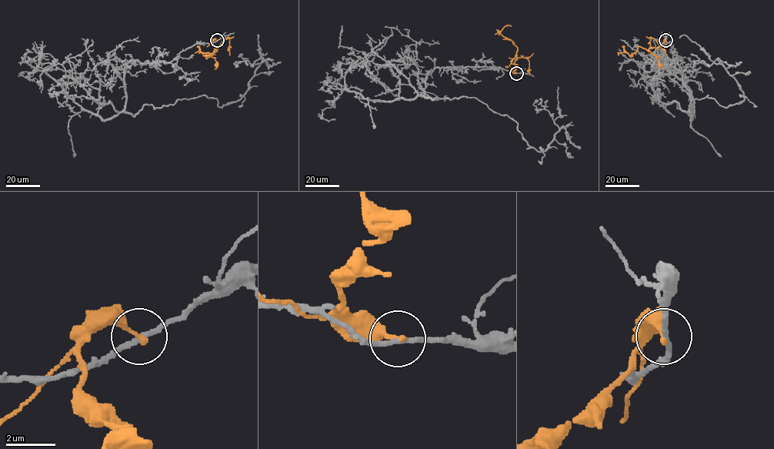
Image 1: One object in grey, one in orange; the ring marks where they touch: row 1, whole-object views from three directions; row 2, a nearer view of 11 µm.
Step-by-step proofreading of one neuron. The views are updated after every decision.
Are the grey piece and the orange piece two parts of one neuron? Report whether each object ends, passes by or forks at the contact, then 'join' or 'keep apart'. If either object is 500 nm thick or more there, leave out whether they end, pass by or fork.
grey passes by | orange ends | keep apart

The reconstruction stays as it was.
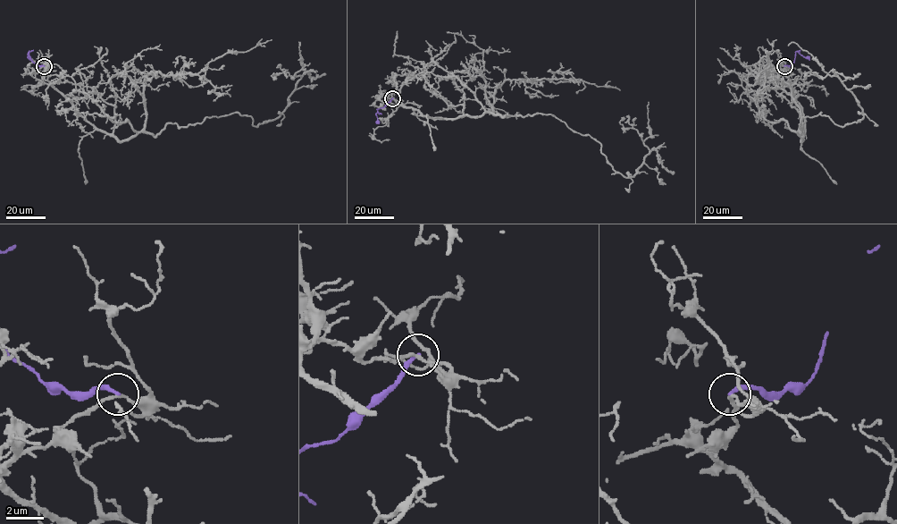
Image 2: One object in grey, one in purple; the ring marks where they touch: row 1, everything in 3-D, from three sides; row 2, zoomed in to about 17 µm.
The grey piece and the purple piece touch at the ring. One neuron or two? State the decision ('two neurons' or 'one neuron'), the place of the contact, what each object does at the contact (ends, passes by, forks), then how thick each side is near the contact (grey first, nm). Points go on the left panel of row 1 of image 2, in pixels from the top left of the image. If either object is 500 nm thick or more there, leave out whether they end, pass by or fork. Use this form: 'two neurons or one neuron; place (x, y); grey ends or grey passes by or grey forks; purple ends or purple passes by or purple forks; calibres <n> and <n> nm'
two neurons; place (44, 66); grey passes by; purple ends; calibres 150 and 200 nm

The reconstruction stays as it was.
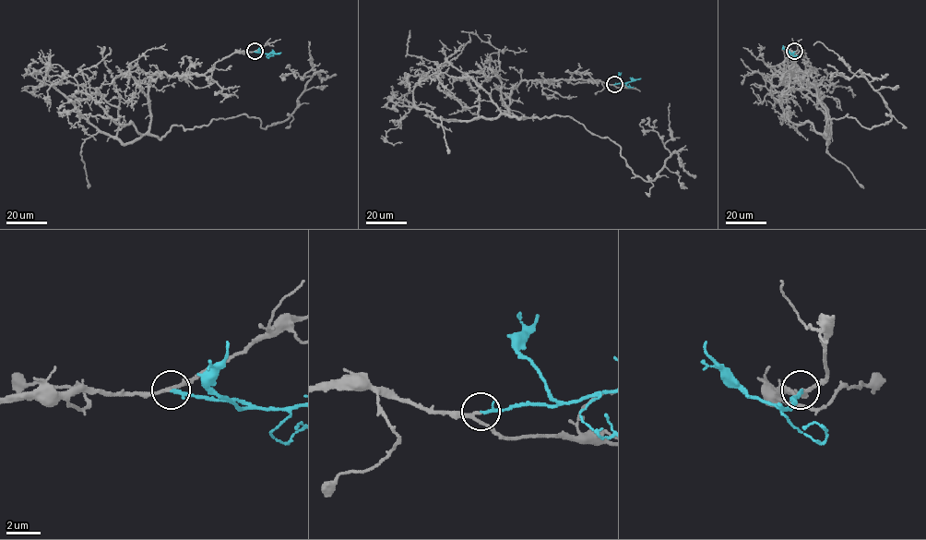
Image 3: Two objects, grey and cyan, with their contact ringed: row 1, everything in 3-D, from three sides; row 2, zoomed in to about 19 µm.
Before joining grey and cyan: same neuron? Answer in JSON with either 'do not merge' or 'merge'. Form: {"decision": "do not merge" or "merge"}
{"decision": "merge"}

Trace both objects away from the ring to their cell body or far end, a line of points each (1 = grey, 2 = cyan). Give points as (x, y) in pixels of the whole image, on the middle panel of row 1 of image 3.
1: (613, 84), (522, 80), (508, 114), (571, 116), (614, 141), (647, 181), (670, 155), (669, 103)
2: (614, 84), (641, 78)

